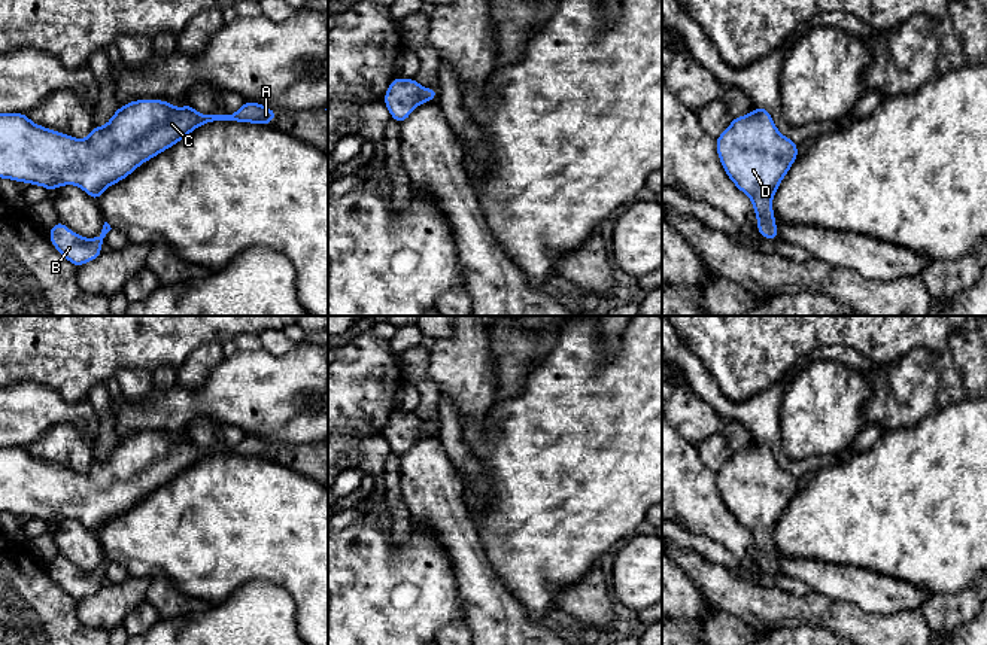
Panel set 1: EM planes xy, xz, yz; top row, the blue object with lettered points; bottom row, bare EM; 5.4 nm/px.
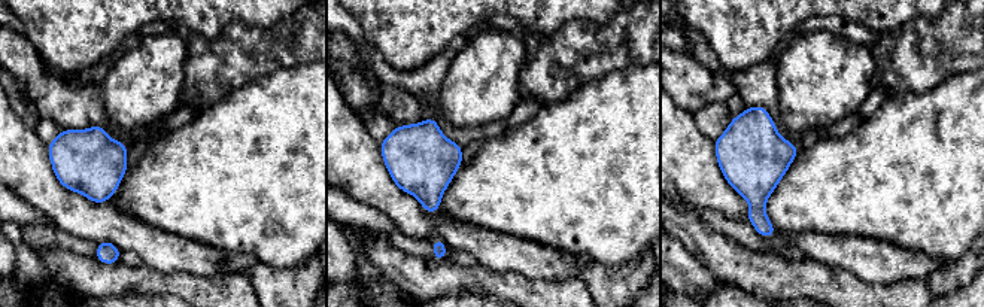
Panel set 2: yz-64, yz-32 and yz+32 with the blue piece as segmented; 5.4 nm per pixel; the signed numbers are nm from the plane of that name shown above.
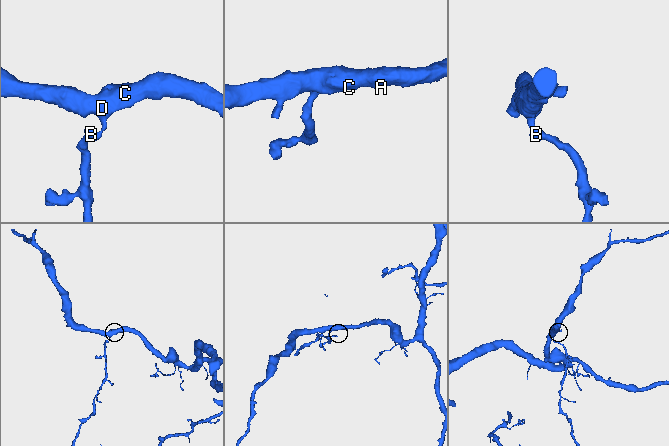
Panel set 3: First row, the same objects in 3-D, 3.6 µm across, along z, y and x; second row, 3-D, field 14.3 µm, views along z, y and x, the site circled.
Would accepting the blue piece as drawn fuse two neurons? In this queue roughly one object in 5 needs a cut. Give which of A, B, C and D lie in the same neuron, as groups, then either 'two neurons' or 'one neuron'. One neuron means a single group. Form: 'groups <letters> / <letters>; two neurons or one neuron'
groups A B C D; one neuron

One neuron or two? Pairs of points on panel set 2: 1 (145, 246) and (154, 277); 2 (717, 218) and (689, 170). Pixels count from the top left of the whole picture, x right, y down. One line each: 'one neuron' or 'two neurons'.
1: two neurons
2: two neurons

